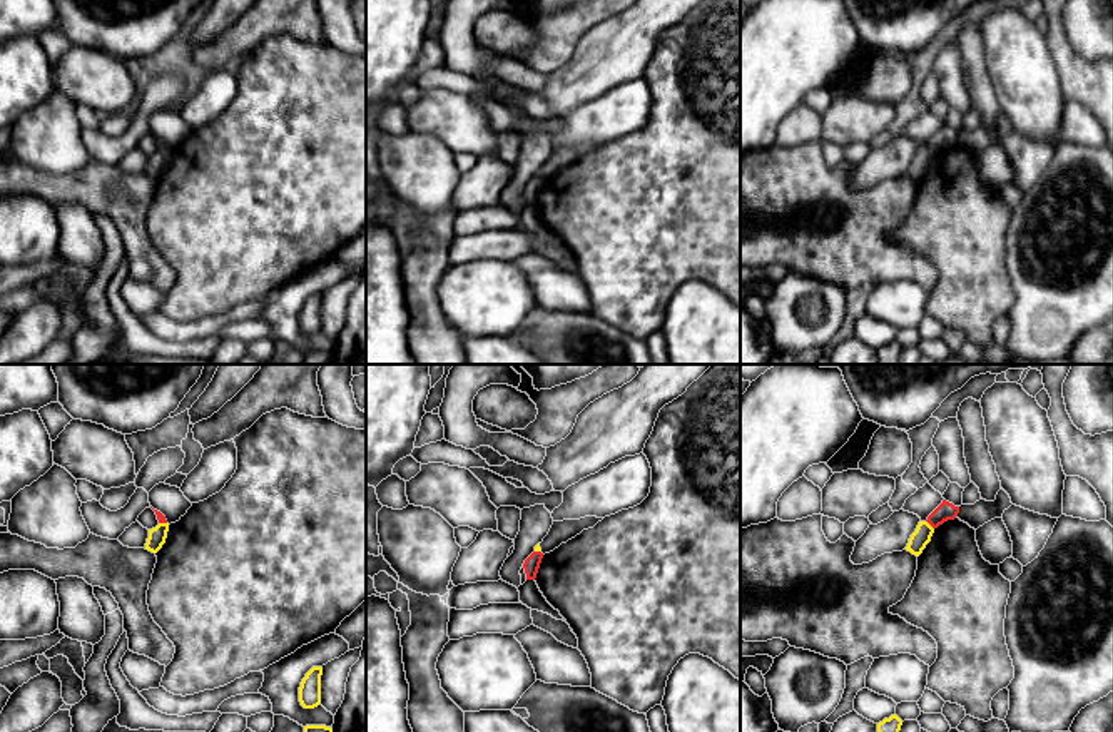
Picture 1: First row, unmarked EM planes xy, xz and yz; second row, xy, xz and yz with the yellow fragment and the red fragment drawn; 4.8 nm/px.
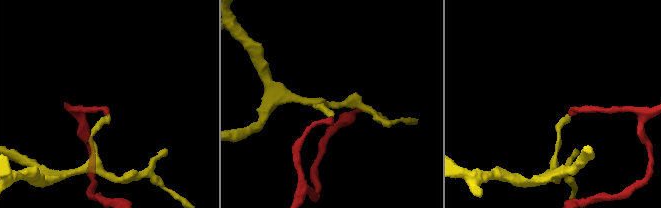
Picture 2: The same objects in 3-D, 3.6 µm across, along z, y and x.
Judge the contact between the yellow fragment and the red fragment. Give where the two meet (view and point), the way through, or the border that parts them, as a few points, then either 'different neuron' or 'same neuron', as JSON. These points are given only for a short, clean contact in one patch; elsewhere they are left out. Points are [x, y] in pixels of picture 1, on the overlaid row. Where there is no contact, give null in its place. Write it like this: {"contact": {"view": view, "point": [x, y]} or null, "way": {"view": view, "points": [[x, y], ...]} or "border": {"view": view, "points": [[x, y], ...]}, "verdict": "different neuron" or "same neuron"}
{"contact": {"view": "yz", "point": [930, 525]}, "border": {"view": "yz", "points": [[926, 520], [933, 528]]}, "verdict": "different neuron"}

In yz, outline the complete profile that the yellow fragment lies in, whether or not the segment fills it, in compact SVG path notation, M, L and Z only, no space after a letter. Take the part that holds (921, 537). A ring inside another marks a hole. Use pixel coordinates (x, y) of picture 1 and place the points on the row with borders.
M919 521L916 531L909 538L906 550L919 557L926 545L931 541L933 533L934 528L928 521Z

